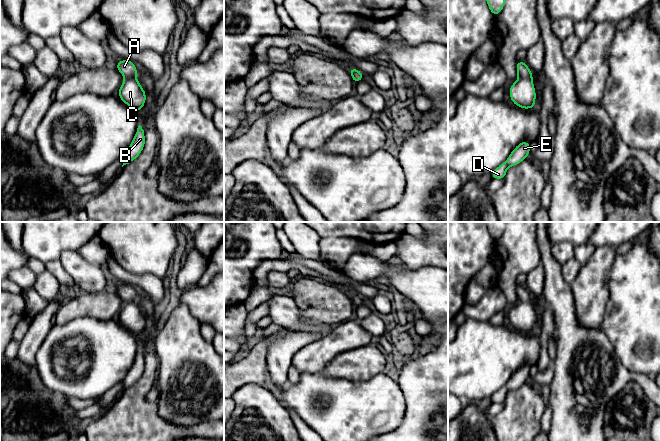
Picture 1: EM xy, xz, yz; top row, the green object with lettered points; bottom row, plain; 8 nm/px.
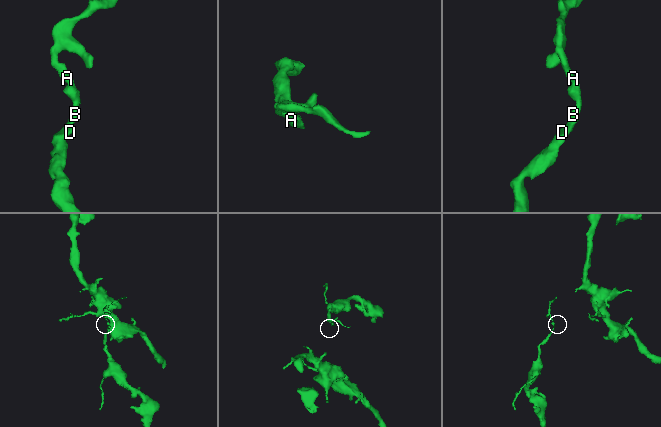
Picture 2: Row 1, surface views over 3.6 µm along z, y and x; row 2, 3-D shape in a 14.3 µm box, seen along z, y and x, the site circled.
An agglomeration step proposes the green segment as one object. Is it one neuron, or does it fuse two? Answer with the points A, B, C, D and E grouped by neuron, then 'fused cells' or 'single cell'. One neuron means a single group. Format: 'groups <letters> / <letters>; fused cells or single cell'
groups A B C D E; single cell

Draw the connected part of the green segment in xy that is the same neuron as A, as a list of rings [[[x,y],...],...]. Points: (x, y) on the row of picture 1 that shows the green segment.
[[[125,59],[120,60],[116,65],[116,69],[125,78],[117,93],[118,96],[136,112],[141,111],[145,104],[147,94],[136,78],[138,71],[135,63]]]

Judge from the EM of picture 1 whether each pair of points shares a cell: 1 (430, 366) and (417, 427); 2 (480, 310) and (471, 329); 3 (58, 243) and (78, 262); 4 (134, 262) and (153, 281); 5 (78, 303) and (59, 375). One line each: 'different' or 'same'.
1: same
2: different
3: different
4: different
5: different

